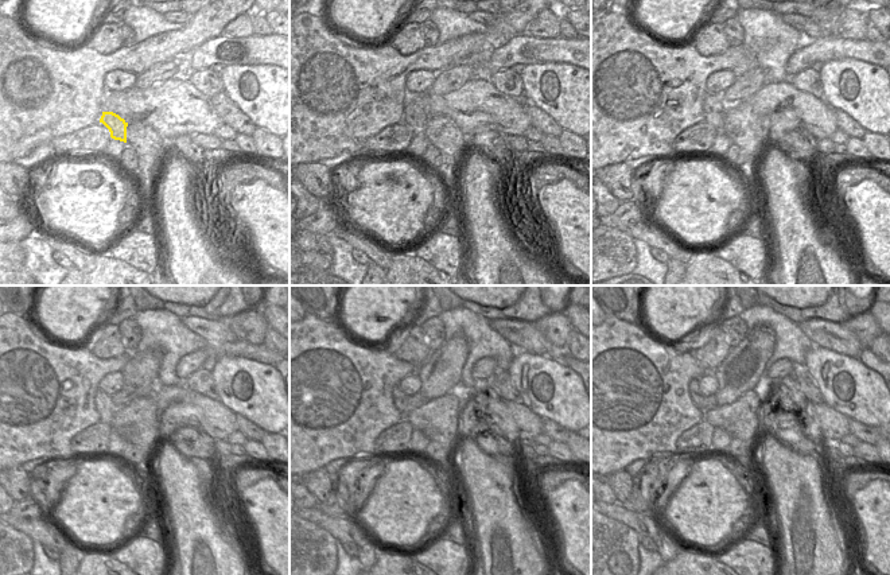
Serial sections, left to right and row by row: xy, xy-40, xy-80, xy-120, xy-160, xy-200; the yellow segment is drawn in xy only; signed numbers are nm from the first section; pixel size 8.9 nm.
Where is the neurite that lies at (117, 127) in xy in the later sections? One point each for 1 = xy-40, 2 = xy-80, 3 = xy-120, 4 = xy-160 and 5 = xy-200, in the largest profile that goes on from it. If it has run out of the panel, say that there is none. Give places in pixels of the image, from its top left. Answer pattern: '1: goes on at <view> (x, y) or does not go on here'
1: goes on at xy-40 (415, 117)
2: goes on at xy-80 (715, 107)
3: goes on at xy-120 (104, 404)
4: goes on at xy-160 (401, 401)
5: goes on at xy-200 (698, 399)

